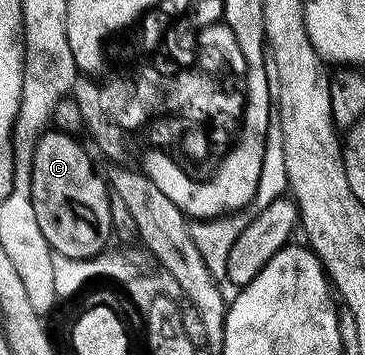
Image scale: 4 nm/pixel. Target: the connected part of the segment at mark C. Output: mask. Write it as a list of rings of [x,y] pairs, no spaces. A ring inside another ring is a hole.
[[[47,131],[38,138],[38,146],[34,148],[34,166],[32,167],[32,207],[36,209],[36,223],[40,225],[40,232],[44,235],[44,239],[48,239],[51,250],[65,257],[71,257],[77,261],[84,261],[88,257],[99,256],[107,248],[106,240],[111,240],[112,232],[110,227],[108,195],[106,193],[108,190],[107,182],[104,180],[103,174],[101,177],[94,170],[94,165],[90,162],[90,157],[86,154],[85,147],[78,140],[79,138],[77,136],[57,131]]]

